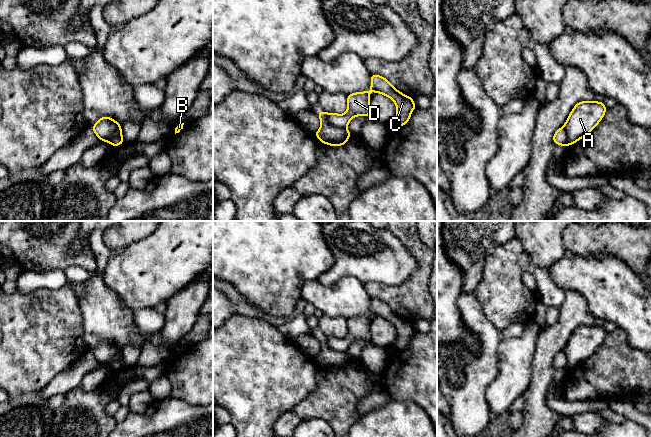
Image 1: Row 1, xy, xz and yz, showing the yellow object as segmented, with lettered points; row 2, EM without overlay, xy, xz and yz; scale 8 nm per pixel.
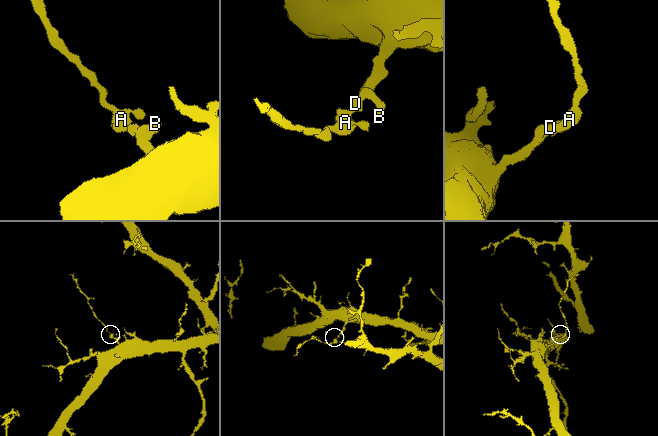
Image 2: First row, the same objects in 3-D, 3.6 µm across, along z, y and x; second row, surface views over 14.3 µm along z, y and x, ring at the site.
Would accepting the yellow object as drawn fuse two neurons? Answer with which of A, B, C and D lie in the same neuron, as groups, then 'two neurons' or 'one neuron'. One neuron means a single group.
A / B C D | two neurons

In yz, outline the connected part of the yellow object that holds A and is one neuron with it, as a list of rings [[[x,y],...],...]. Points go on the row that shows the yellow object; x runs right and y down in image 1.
[[[603,102],[577,103],[563,126],[567,134],[566,146],[572,145],[590,133],[602,120],[606,110]]]

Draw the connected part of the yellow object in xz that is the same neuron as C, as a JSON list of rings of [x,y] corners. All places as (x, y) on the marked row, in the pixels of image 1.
[[[377,74],[371,75],[371,89],[365,92],[357,92],[347,95],[348,108],[345,114],[328,114],[327,121],[335,127],[346,128],[353,117],[363,115],[370,116],[369,93],[381,93],[391,98],[397,107],[396,125],[404,126],[410,119],[411,112],[416,108],[412,97],[408,97],[396,90],[390,82]]]

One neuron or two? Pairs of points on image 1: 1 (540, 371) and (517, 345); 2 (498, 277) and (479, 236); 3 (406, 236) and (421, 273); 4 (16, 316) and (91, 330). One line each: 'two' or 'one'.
1: two
2: two
3: one
4: two

